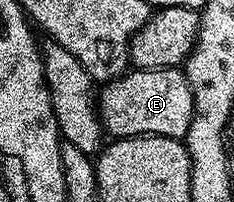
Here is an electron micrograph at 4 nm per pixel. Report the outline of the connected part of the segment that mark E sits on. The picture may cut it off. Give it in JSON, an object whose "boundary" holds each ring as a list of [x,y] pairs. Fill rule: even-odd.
{"boundary":[[[180,67],[130,70],[102,88],[96,97],[97,113],[110,137],[166,136],[184,141],[193,117],[193,91]]]}

